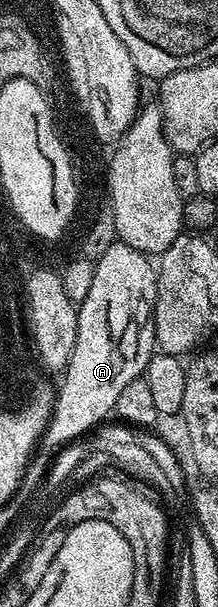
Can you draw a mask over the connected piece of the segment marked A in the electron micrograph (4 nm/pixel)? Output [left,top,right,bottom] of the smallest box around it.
[43,240,157,446]

